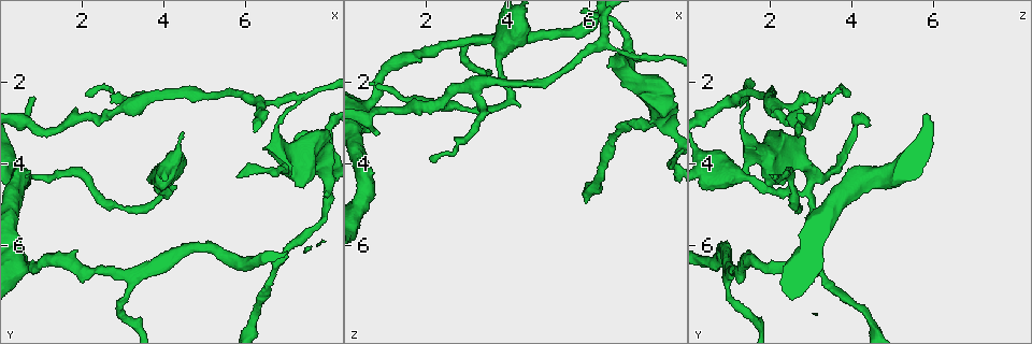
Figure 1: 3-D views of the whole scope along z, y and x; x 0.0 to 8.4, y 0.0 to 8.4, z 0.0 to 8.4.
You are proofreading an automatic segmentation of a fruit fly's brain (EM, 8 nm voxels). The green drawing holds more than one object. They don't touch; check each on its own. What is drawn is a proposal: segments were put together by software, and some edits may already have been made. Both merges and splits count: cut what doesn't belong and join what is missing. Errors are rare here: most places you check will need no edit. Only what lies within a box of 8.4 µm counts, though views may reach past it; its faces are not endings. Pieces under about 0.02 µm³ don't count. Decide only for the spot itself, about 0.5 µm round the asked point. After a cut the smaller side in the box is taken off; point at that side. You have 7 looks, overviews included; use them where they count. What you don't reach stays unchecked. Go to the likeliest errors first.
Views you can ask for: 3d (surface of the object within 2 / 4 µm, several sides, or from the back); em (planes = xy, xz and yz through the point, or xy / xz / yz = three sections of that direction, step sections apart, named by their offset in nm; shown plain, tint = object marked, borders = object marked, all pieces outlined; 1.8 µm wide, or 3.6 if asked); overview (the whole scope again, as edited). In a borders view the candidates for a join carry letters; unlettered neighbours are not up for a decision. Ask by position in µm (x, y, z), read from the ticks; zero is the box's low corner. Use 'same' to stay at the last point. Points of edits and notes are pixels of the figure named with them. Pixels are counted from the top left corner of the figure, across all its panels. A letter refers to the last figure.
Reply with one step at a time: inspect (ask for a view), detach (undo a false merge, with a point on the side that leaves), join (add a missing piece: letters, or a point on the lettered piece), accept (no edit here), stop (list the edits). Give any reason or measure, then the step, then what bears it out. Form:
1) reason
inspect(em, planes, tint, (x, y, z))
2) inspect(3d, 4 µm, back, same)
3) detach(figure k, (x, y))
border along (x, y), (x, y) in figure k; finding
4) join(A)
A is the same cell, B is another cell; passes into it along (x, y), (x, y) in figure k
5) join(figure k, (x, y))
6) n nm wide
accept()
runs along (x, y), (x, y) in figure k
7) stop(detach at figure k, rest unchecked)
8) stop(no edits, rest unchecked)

three arms meet
inspect(3d, 2 µm, (3.25, 6.75, 1.00))

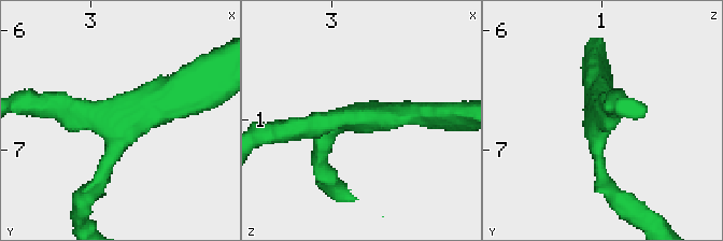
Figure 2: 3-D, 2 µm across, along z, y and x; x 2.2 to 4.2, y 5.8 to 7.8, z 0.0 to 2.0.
3 arms
inspect(em, planes, tint, (3.18, 6.68, 0.98))

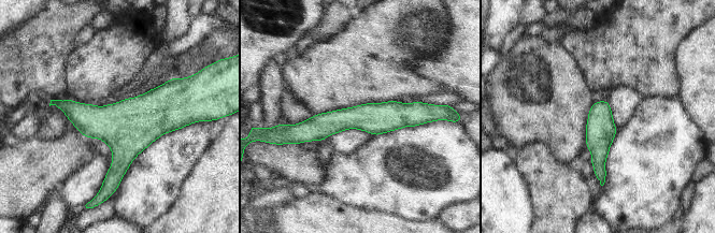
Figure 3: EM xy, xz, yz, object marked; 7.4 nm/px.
inspect(em, planes, borders, same)

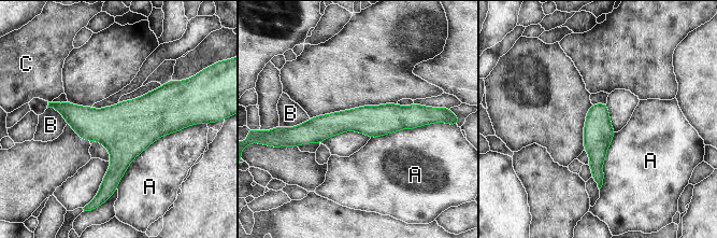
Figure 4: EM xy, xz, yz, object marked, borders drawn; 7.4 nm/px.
A touches over 750 nm
accept()
A, B and C are other cells; continuous, no second neuron

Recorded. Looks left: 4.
an open end
inspect(3d, 4 µm, (0.80, 2.40, 3.25))

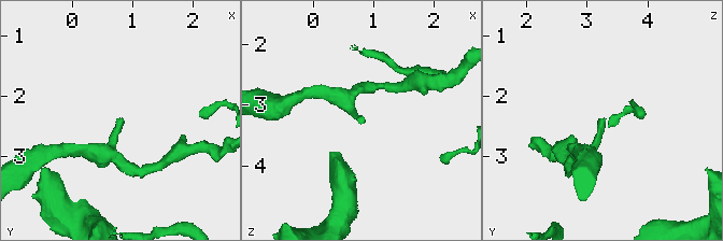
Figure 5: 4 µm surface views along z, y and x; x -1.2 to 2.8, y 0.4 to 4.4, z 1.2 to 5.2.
inspect(em, planes, borders, (0.85, 2.40, 3.30))

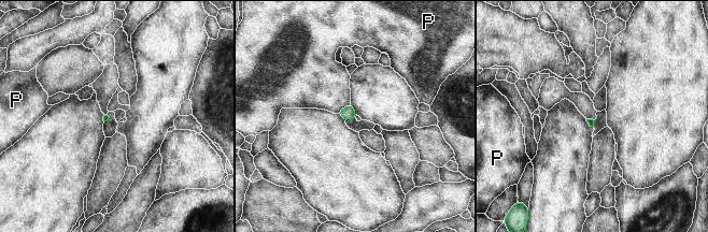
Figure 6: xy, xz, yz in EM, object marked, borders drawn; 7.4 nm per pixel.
accept()
P is another cell; border along (350, 103), (337, 113) in figure 6; none of them fits

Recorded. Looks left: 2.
long arm stops here
inspect(3d, 4 µm, (0.65, 4.35, 2.05))

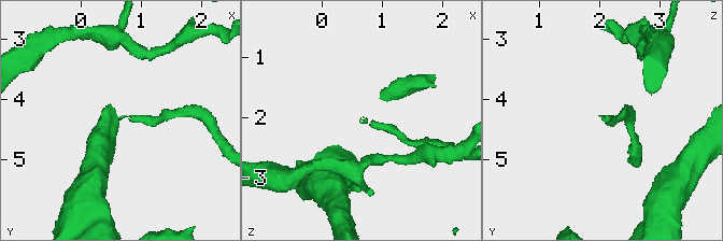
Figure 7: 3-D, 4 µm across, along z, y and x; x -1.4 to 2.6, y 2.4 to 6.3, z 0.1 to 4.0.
inspect(em, planes, borders, (0.60, 4.30, 2.10))

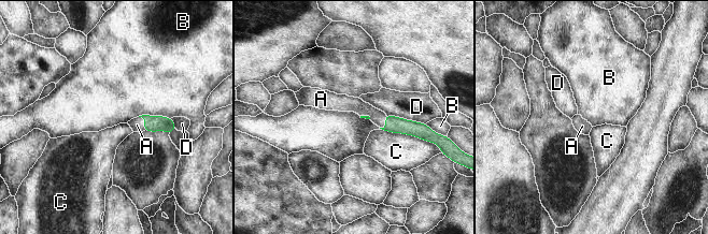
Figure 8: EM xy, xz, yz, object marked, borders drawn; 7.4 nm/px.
C touches over 340 nm
join(A)
A is the same cell, B, C and D are other cells; the neuron continues

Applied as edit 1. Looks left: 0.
stop(join at figure 8, rest unchecked)

